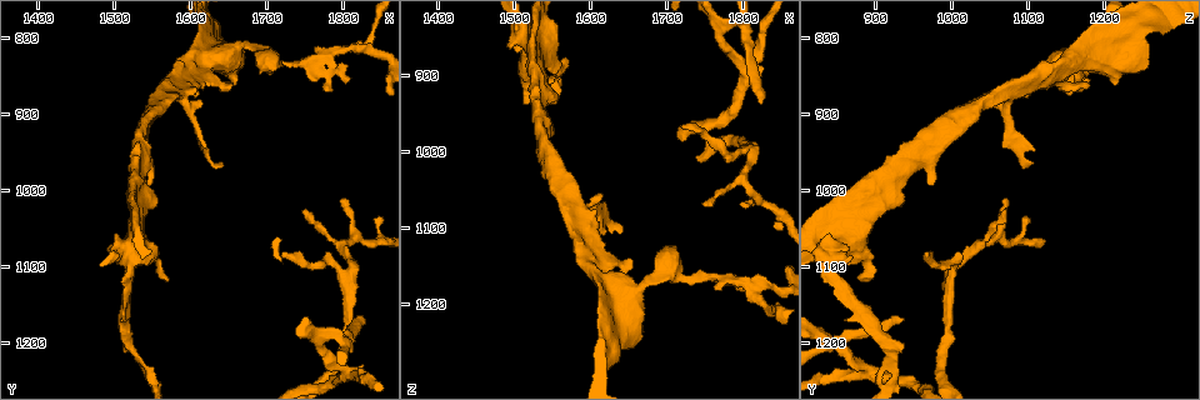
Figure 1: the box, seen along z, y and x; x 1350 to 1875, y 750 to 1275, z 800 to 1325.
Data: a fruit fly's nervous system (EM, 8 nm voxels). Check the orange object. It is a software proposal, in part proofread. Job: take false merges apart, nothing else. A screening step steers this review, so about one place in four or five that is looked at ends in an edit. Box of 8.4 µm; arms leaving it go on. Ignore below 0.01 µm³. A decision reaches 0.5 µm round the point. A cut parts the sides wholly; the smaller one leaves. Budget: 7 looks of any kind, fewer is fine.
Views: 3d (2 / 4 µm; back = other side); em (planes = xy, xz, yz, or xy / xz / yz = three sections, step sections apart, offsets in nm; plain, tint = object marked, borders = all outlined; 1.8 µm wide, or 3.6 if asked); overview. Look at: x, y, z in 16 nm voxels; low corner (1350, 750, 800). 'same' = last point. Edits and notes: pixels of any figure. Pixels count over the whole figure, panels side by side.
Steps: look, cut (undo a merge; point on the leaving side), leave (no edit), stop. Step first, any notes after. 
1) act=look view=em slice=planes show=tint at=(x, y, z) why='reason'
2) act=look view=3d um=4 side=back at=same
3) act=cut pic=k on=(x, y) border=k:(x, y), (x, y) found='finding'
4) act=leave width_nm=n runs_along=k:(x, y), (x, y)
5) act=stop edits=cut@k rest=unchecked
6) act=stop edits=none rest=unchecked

act=look view=em slice=yz step=16 show=tint at=(1585, 875, 1080) why='arms run side by side'

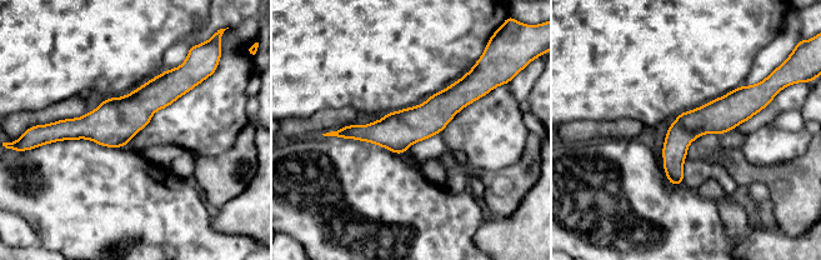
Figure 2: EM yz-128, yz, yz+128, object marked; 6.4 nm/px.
act=look view=em slice=planes show=tint at=same why='cut it another way'

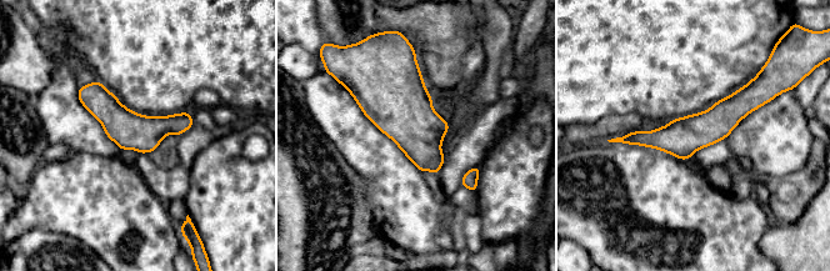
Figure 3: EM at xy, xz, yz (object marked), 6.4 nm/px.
act=leave found='continuous, no second cell'

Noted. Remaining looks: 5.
act=look view=em slice=planes show=tint at=(1815, 815, 1170) why='sharp bend'

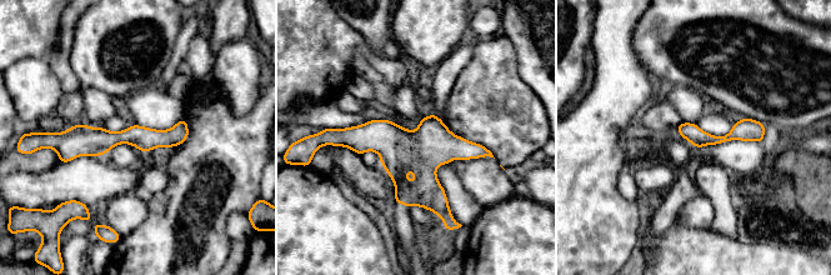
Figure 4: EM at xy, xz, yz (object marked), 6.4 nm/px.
act=leave width_nm=120 found='continuous, no second cell'

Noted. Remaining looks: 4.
act=look view=3d um=2 at=(1805, 1240, 890) why='two arms in line, one across'

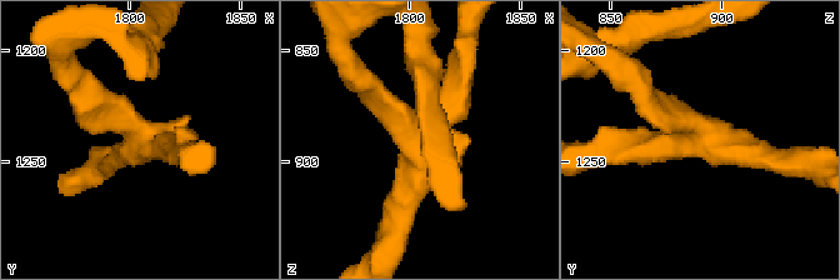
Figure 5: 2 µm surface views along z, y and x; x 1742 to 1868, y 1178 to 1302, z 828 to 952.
act=look view=em slice=planes show=borders at=(1808, 1240, 891) arms=3 arm_widths_nm=180,180,190 why='need the tissue'

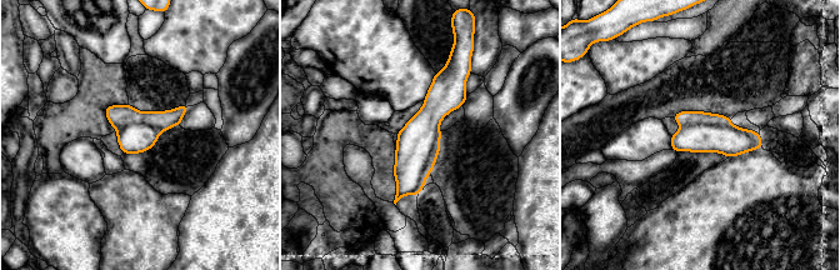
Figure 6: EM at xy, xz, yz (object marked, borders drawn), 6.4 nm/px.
act=cut pic=6 on=(729, 140) width_nm=260 part_leaving=6:(459, 69), (399, 194) found='two cells meet here'

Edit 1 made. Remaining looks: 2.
act=stop edits=cut@6 rest=unchecked

